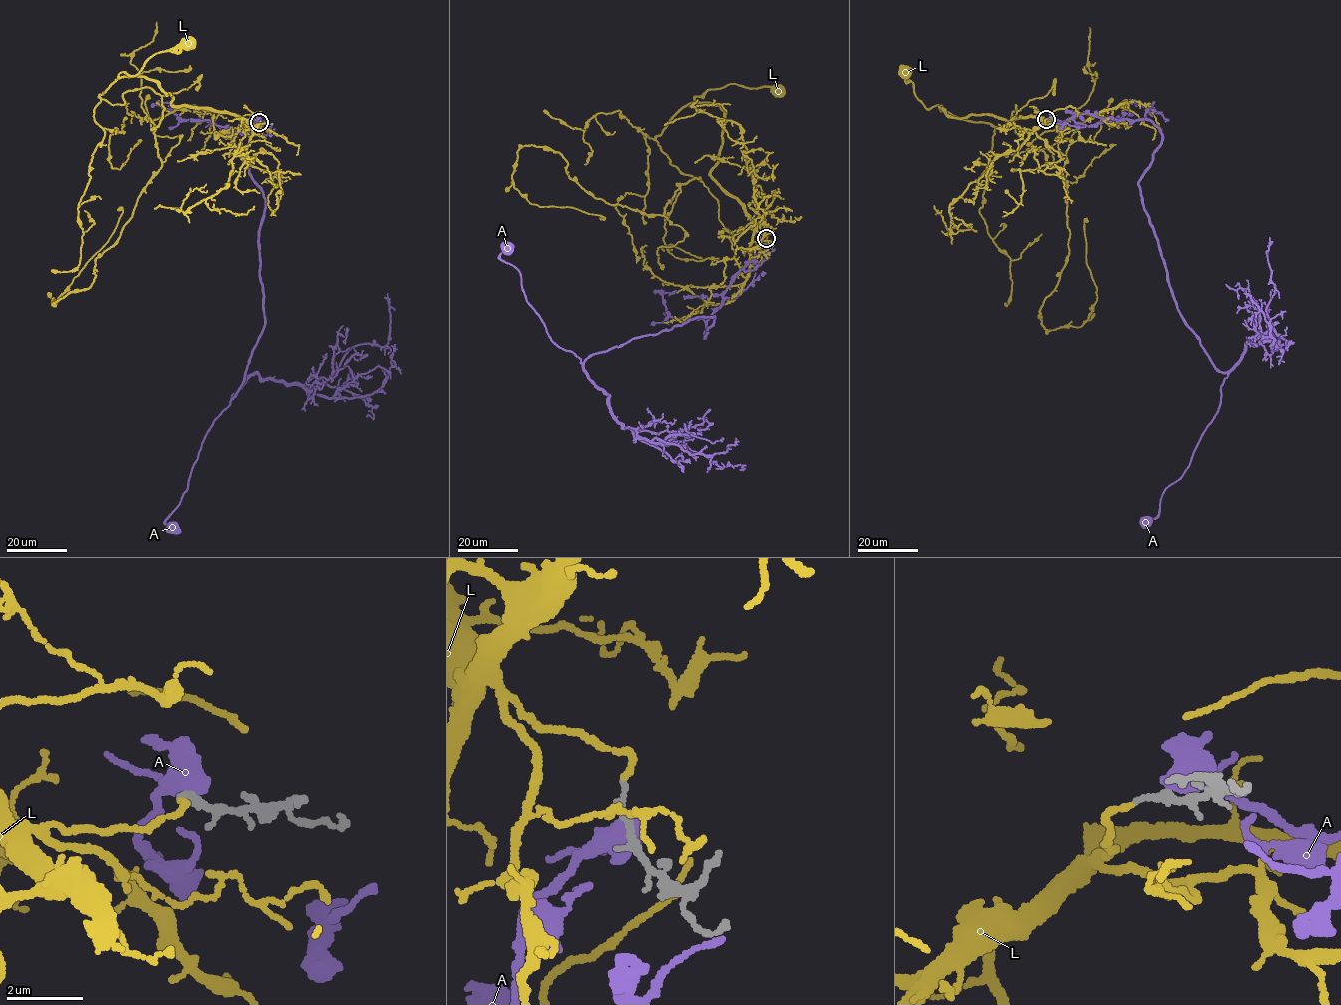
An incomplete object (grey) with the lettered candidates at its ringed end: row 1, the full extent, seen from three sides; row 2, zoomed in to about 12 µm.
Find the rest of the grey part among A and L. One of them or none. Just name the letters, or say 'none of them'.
L

